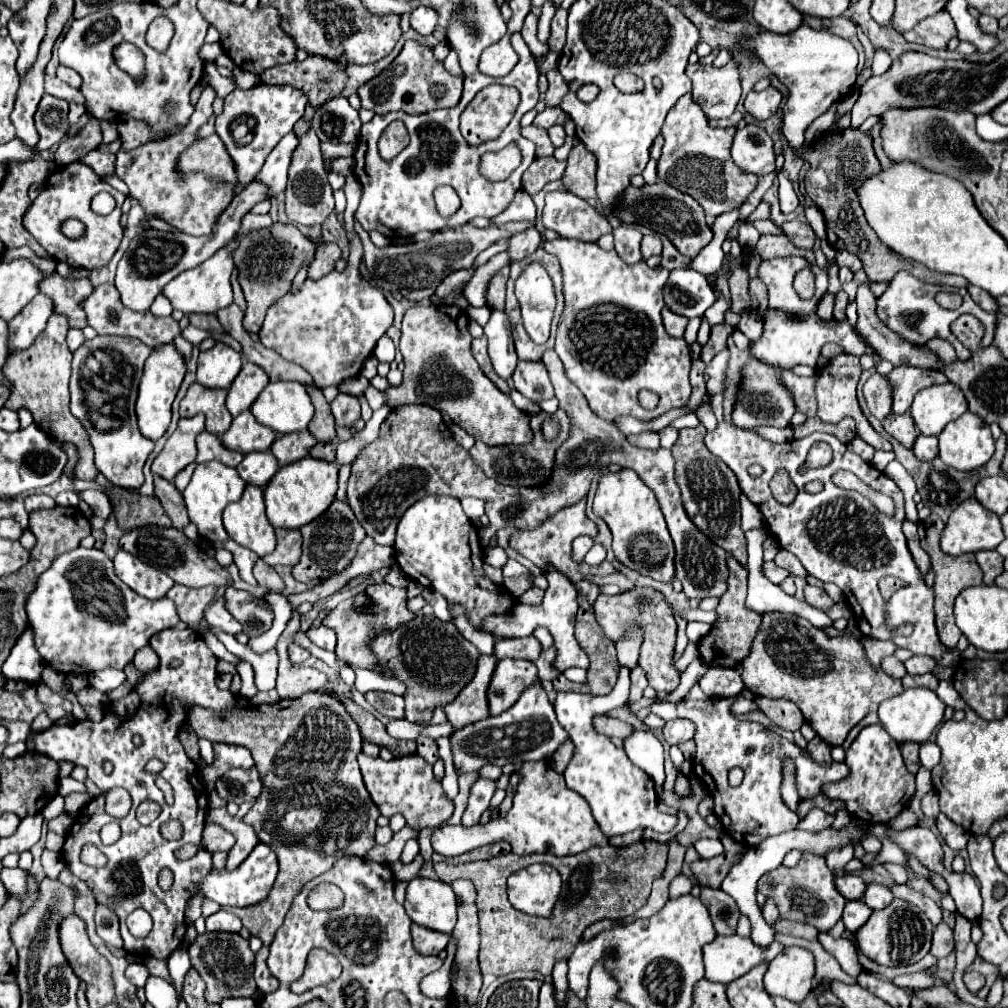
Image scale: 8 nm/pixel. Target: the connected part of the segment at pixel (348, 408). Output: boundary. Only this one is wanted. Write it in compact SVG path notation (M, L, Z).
M337 394L337 398L331 402L331 412L335 416L337 426L353 426L361 414L359 414L359 402L355 396L349 394Z

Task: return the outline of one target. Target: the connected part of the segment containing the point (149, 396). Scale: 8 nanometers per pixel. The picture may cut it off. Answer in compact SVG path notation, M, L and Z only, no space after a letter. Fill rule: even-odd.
M173 342L169 344L161 344L157 348L153 348L151 356L145 362L145 372L139 384L139 398L135 404L135 412L137 412L137 420L139 420L139 430L145 438L149 440L159 440L165 430L169 428L171 422L171 404L175 400L175 394L185 378L185 358L181 356L181 352L175 348Z

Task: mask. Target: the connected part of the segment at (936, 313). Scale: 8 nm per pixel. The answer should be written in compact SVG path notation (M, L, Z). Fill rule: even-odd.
M899 272L899 274L891 280L887 292L883 292L883 294L877 298L877 316L881 318L881 322L883 322L887 328L891 328L893 332L901 334L901 336L903 336L905 340L909 340L911 344L923 346L923 344L925 344L927 340L931 340L931 338L945 338L945 340L949 340L949 342L955 346L957 358L959 358L959 360L967 360L967 358L969 358L969 352L967 352L967 348L963 348L963 344L959 344L959 340L951 334L949 324L951 324L953 320L957 320L961 314L971 314L971 316L979 318L981 322L985 320L985 322L983 322L983 326L985 326L985 330L987 330L985 340L987 340L987 346L993 344L993 330L997 328L997 316L993 316L991 312L981 310L981 308L971 300L971 296L967 294L967 290L965 290L965 300L963 300L963 304L961 304L959 310L945 310L945 308L941 308L941 306L935 302L935 294L941 292L941 290L943 290L943 286L933 286L933 284L927 284L927 282L917 280L917 278L911 276L909 272Z

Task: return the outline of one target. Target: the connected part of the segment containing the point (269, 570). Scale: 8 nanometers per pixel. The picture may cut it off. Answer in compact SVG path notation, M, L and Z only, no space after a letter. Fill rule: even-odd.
M257 560L255 562L255 568L253 568L253 576L255 580L265 586L265 588L271 588L271 590L281 590L283 588L283 580L279 578L279 574L275 572L273 566L265 564L263 560Z

